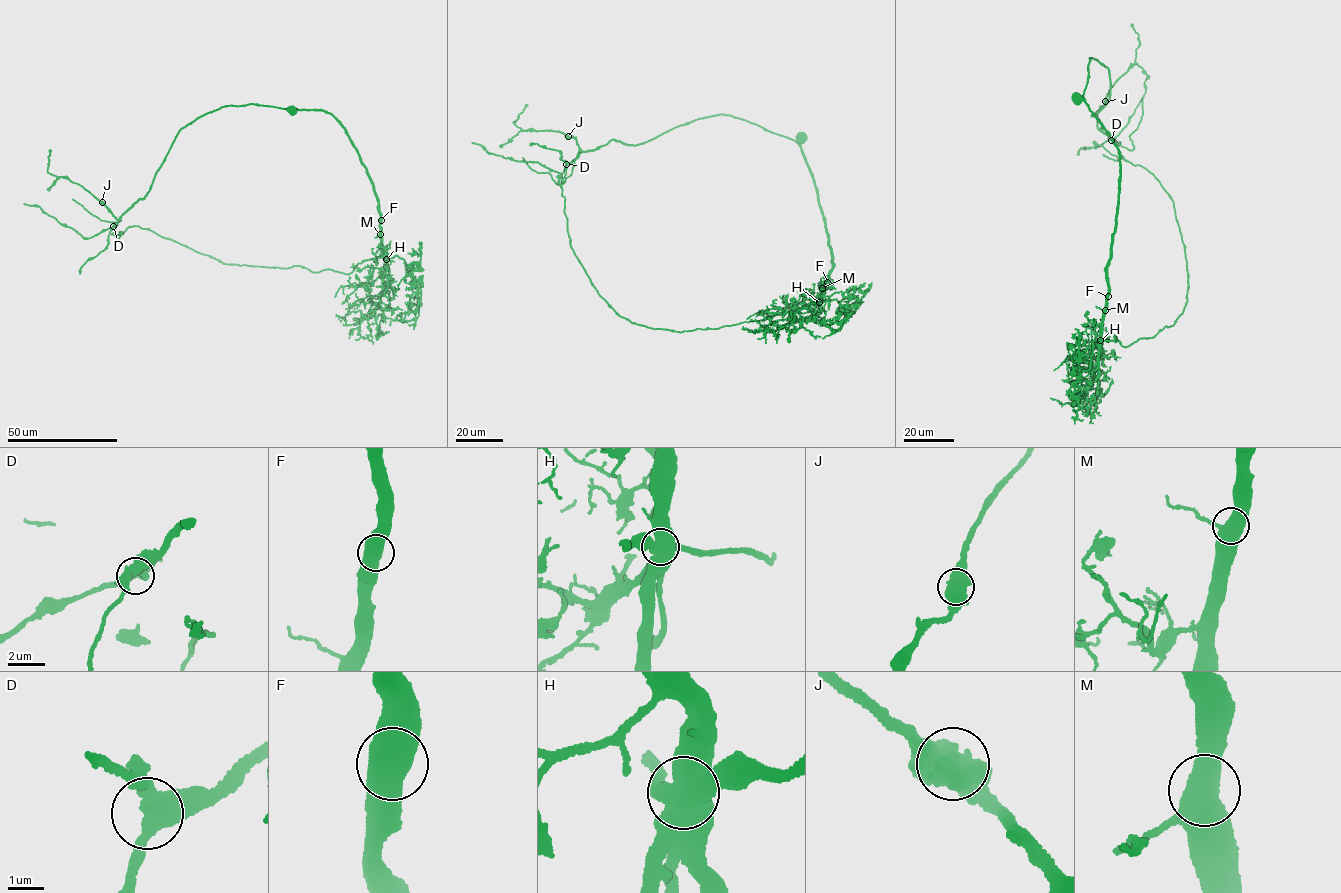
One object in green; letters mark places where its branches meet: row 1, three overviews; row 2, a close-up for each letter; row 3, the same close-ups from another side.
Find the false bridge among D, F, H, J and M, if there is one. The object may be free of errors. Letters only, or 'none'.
H

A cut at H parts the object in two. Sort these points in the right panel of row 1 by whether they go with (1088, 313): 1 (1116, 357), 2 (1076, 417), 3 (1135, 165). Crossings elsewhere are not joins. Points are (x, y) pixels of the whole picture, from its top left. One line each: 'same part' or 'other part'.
1: same part
2: other part
3: other part

